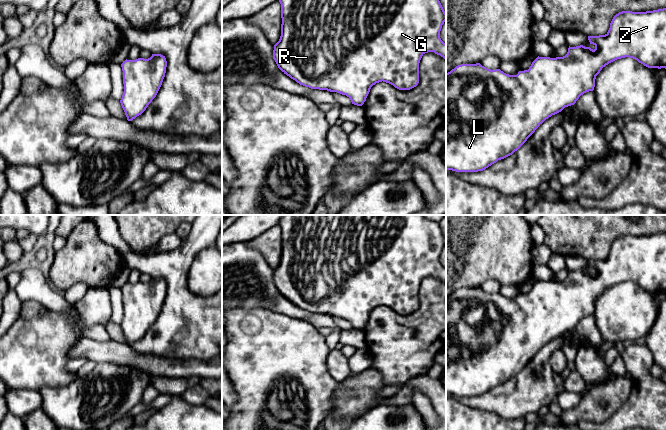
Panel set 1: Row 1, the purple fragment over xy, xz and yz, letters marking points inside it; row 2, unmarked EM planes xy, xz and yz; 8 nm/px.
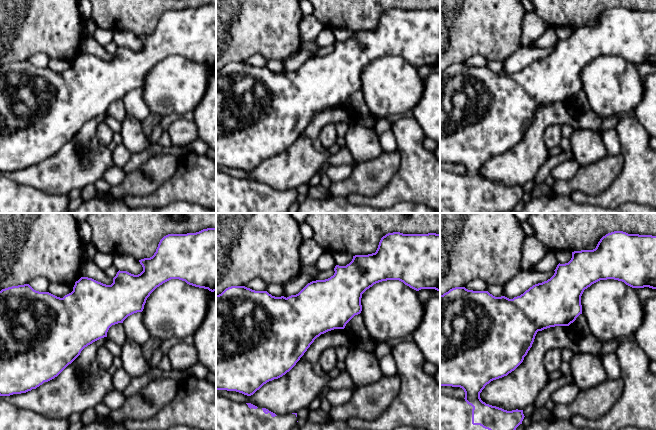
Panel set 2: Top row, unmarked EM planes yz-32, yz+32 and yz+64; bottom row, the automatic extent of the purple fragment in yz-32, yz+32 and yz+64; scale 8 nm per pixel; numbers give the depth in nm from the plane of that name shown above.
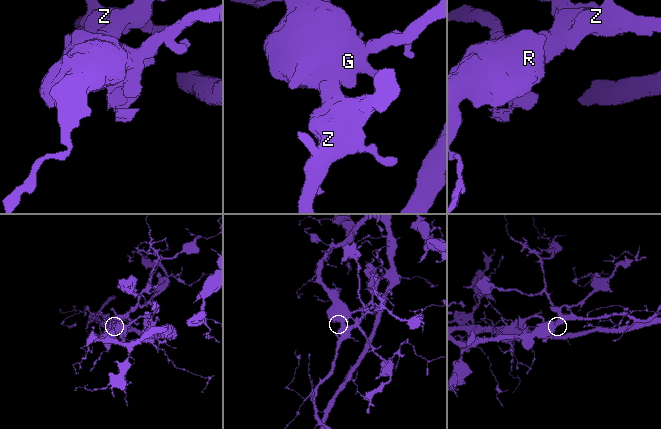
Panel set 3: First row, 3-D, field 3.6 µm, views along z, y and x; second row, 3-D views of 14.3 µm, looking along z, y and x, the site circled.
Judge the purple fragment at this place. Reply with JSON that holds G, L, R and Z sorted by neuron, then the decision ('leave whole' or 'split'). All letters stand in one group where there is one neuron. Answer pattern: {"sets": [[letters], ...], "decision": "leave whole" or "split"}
{"sets": [["G", "L", "R", "Z"]], "decision": "leave whole"}

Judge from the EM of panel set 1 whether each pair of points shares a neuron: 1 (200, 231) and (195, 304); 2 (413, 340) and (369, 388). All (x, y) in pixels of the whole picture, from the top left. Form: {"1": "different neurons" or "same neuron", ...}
{"1": "same neuron", "2": "different neurons"}

